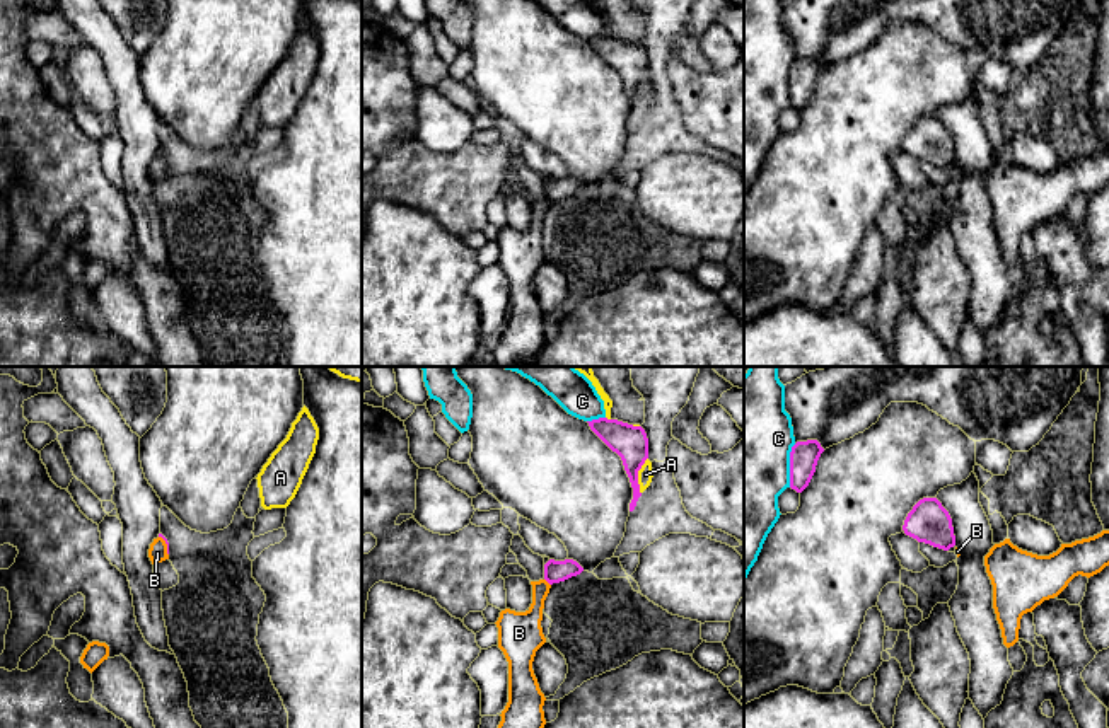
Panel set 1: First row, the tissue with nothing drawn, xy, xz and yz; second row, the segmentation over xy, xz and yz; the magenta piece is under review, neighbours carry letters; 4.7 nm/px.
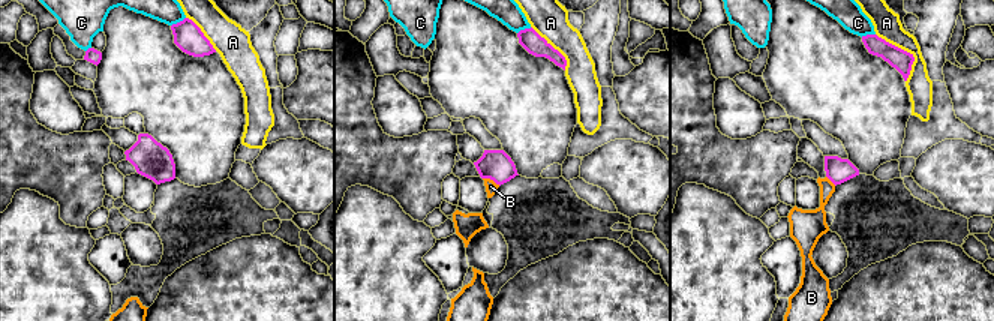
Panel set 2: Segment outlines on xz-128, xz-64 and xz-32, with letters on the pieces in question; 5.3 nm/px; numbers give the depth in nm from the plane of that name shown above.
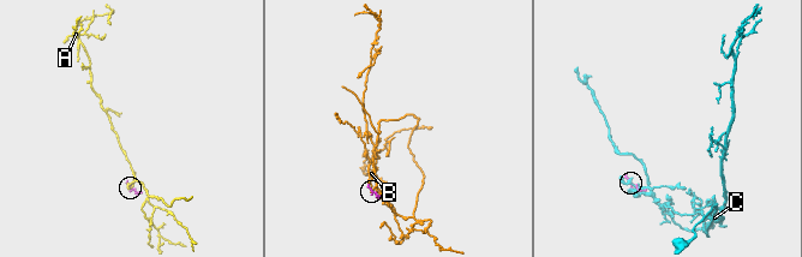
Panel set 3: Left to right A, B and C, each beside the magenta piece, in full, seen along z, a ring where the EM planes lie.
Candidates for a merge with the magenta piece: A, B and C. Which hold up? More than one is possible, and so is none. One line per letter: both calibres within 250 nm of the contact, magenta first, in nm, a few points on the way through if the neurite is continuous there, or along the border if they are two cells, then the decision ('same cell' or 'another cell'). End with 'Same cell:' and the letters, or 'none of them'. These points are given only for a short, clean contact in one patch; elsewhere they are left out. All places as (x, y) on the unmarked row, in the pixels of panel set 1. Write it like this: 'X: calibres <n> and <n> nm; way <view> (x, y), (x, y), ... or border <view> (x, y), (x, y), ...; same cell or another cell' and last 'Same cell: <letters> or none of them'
A: calibres 160 and 70 nm; another cell
B: calibres 110 and 160 nm; border xz (545, 196), (550, 203); another cell
C: calibres 140 and 440 nm; another cell
Same cell: none of them

